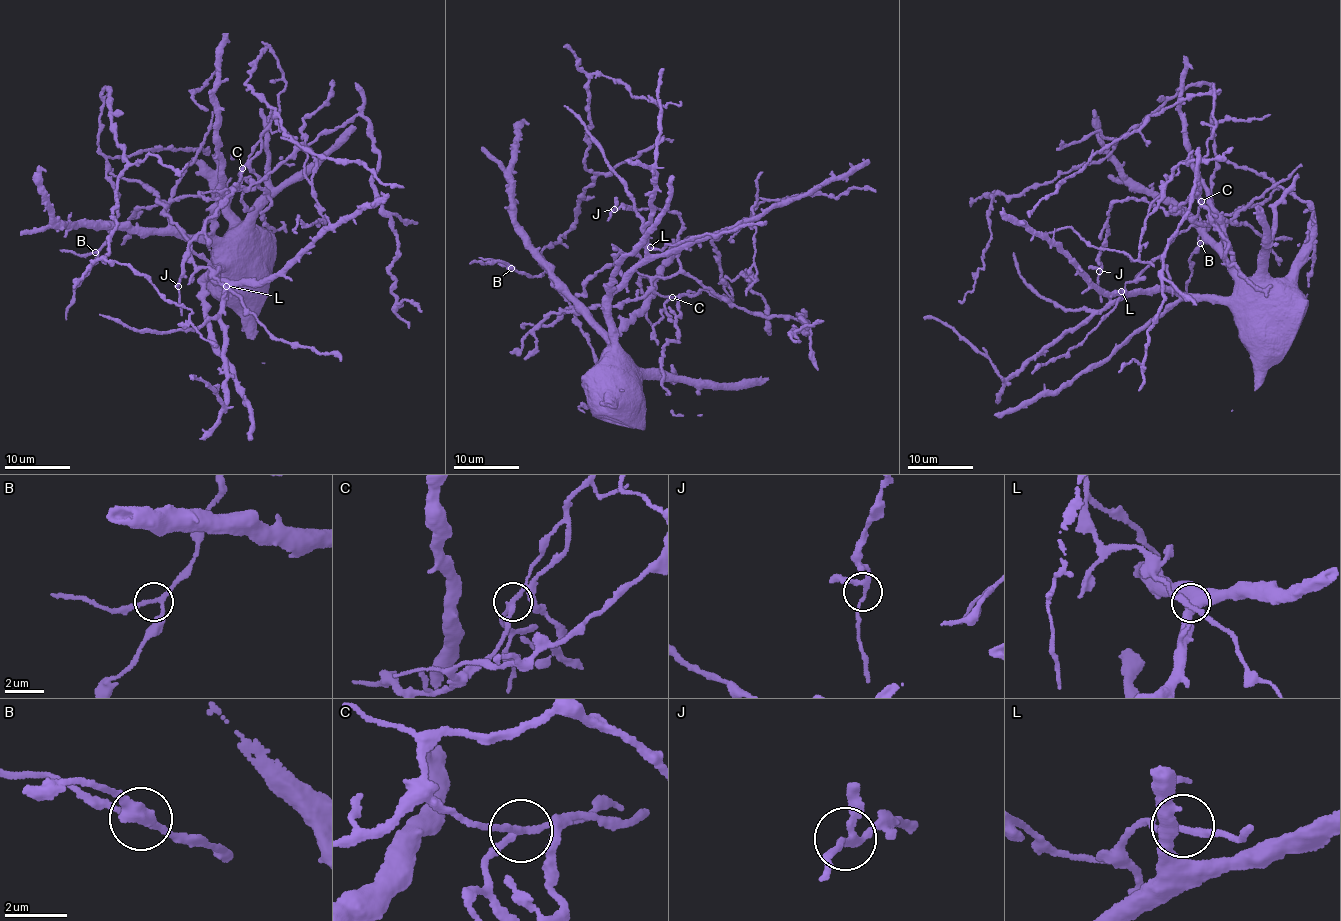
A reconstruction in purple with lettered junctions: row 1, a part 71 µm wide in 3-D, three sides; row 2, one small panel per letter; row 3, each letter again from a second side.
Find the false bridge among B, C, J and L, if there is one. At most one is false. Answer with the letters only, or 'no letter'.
C

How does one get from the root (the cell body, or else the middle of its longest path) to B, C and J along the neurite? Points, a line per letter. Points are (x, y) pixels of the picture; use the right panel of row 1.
B: (1238, 290), (1244, 279), (1282, 280), (1292, 270), (1314, 229), (1314, 209), (1217, 157), (1211, 221), (1200, 243)
C: (1238, 290), (1233, 269), (1220, 242), (1229, 222), (1221, 218), (1205, 225), (1194, 220), (1200, 201)
J: (1238, 290), (1220, 242), (1229, 222), (1203, 226), (1135, 198), (1116, 202), (1108, 212), (1099, 271)

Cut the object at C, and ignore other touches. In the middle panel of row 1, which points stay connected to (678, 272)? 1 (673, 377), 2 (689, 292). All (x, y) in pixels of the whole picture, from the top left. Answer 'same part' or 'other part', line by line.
1: same part
2: other part

